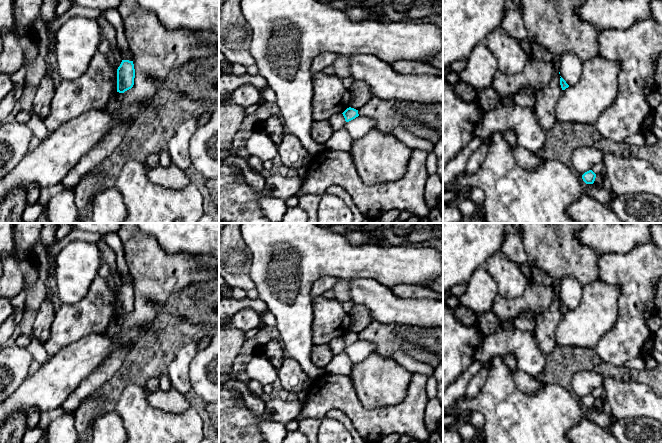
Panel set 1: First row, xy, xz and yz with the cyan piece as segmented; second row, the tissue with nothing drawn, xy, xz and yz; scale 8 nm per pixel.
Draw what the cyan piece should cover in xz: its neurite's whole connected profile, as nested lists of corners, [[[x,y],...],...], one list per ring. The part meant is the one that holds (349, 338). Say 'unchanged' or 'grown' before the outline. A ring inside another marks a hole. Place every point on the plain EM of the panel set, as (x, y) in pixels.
unchanged; [[[347,332],[343,337],[346,346],[349,346],[359,340],[358,334],[354,332]]]

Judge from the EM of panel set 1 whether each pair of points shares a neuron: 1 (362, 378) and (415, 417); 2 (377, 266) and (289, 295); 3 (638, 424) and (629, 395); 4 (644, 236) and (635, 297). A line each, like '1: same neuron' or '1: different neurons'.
1: different neurons
2: same neuron
3: different neurons
4: different neurons

